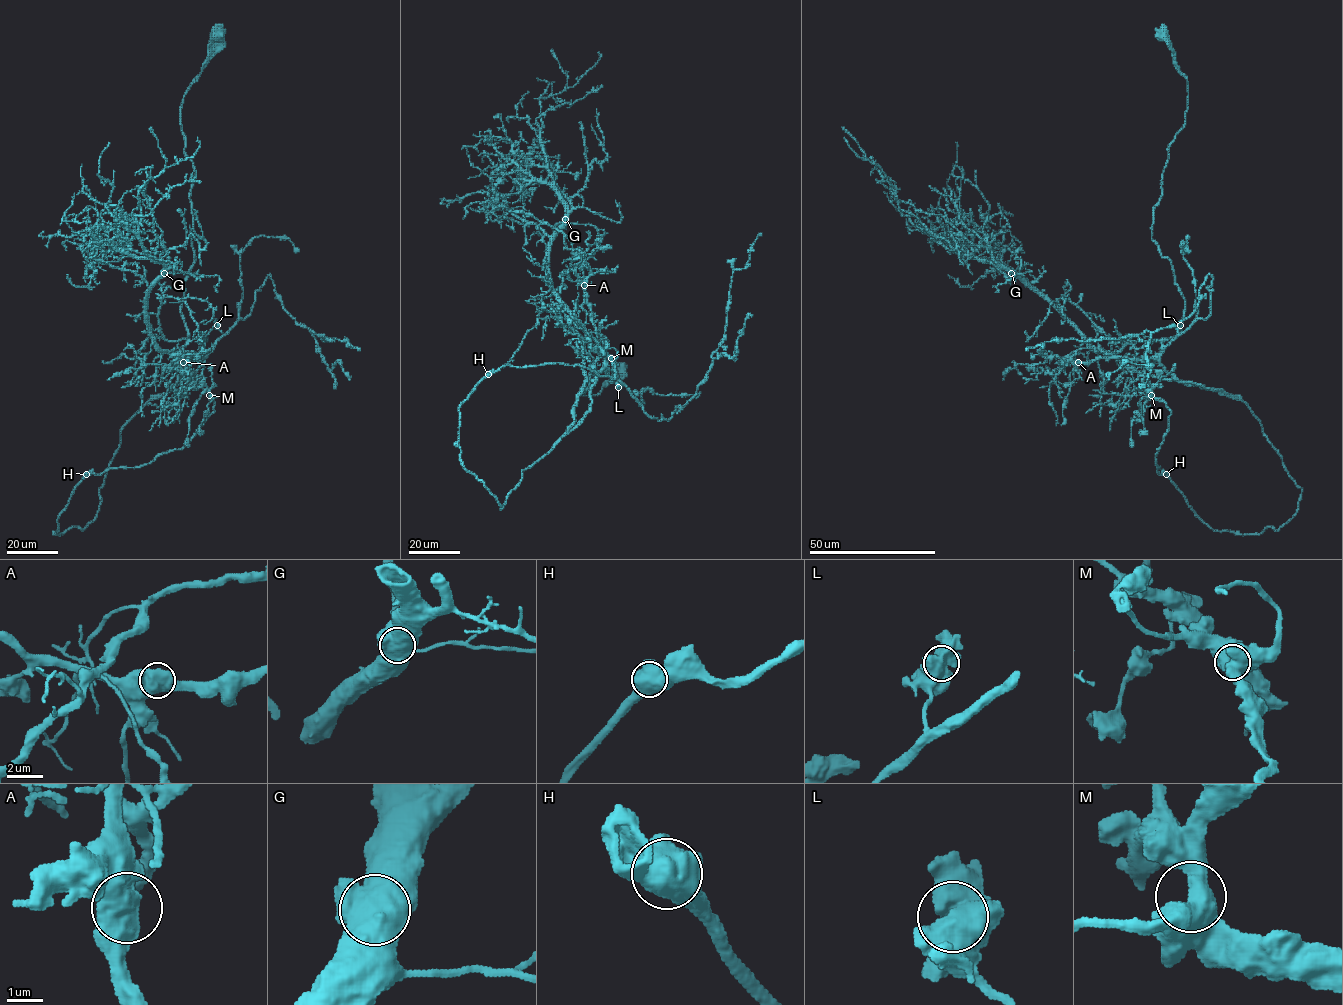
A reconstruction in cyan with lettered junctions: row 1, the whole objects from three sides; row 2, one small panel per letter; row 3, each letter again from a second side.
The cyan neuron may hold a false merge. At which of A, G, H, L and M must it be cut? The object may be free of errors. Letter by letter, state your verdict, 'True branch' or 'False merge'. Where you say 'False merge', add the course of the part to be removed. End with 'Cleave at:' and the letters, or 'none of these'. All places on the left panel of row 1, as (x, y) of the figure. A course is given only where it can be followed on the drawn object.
A: True branch
G: True branch
H: True branch
L: True branch
M: True branch
Cleave at: none of these

